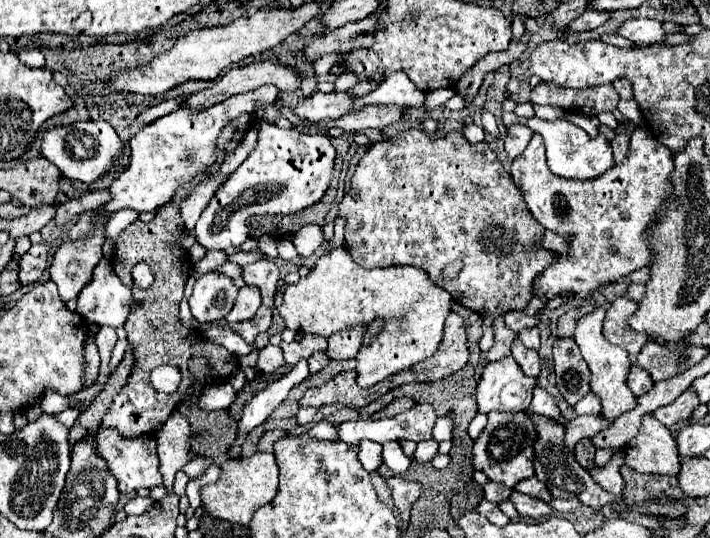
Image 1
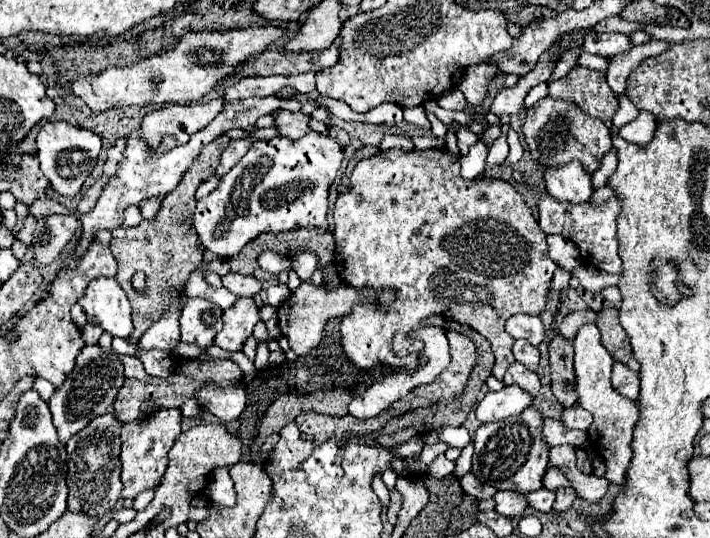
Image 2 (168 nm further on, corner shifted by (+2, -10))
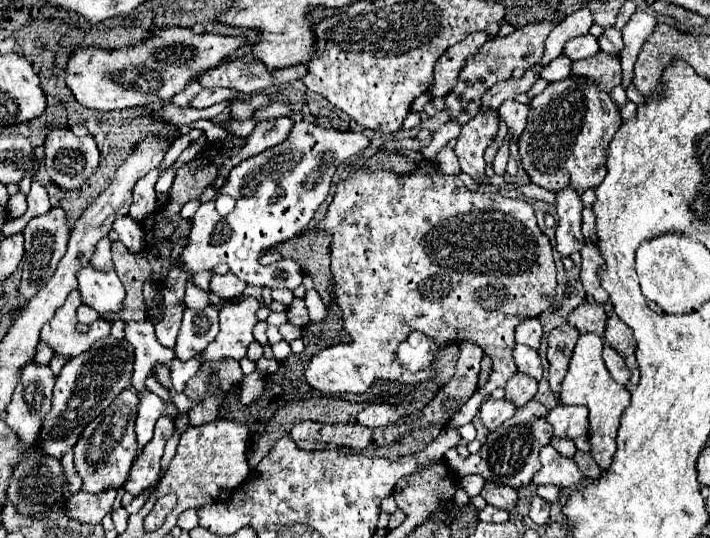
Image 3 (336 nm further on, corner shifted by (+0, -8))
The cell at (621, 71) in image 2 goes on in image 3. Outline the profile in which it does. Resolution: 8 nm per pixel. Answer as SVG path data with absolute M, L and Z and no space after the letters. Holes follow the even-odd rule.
M605 28L605 32L599 36L599 46L601 46L601 52L609 56L621 56L621 50L623 50L621 32L615 28Z

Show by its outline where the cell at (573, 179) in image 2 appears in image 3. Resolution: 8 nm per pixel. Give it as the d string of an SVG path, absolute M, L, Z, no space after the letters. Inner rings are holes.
M561 188L555 194L555 210L559 218L555 248L559 256L565 258L585 246L585 238L581 234L581 194L575 192L575 188Z

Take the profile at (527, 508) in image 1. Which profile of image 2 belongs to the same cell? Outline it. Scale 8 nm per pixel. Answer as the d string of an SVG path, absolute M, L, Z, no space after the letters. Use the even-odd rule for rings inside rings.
M499 490L495 496L495 512L499 512L501 516L507 516L507 518L515 518L515 516L521 516L523 510L527 508L527 500L523 494L519 492L505 492L505 490Z

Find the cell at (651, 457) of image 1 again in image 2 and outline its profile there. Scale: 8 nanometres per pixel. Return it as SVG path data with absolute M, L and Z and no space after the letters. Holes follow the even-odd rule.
M585 324L577 332L573 340L575 348L575 378L577 378L577 404L585 410L591 412L593 424L587 430L589 440L593 442L597 454L605 462L605 478L613 484L623 484L625 482L625 470L629 466L631 450L629 450L629 440L633 432L633 422L637 422L637 404L619 392L613 390L611 386L611 370L613 370L613 358L605 350L599 338L599 330L595 324Z

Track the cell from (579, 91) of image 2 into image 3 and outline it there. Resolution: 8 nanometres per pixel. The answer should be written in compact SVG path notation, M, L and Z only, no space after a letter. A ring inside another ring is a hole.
M599 52L597 56L573 62L571 76L587 78L603 88L603 92L611 92L615 86L621 84L621 64L619 58Z

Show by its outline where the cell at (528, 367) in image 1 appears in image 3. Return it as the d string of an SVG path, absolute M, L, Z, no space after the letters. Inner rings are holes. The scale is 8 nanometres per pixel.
M523 372L511 376L511 380L505 386L505 398L511 400L515 406L527 404L535 396L535 392L537 392L537 382Z

